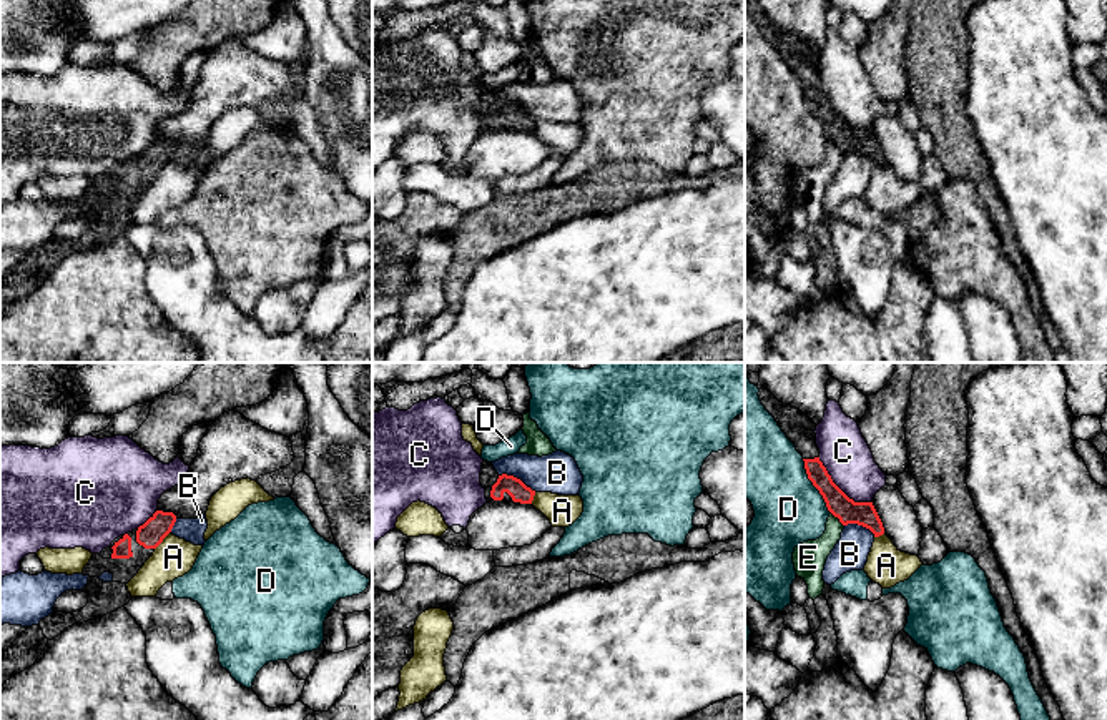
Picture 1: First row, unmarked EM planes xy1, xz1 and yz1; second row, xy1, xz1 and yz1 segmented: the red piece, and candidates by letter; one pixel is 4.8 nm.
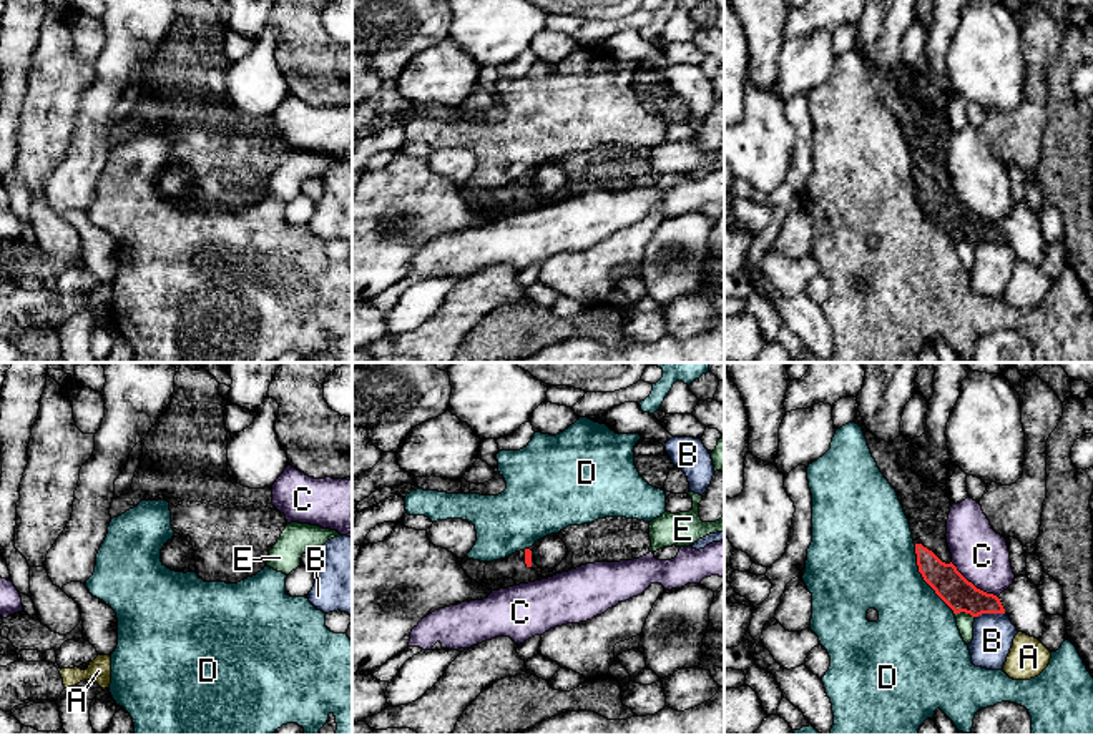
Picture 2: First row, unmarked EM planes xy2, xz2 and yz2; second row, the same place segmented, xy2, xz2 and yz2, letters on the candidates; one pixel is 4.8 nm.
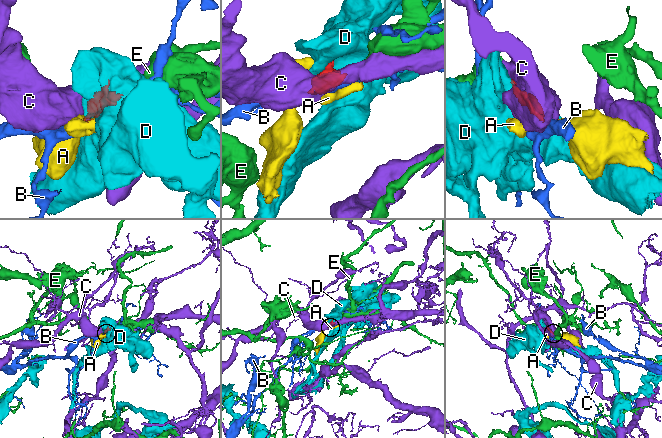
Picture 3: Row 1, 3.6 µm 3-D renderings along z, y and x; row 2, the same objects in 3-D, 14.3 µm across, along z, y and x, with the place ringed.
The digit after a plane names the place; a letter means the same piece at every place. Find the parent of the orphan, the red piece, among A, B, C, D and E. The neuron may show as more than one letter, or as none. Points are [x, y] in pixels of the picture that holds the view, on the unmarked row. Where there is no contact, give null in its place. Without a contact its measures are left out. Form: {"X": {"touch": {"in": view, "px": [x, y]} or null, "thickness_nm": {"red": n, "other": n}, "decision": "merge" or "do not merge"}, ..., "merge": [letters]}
{"A": {"touch": {"in": "xy1", "px": [162, 168]}, "thickness_nm": {"red": 120, "other": 190}, "decision": "do not merge"}, "B": {"touch": {"in": "xz1", "px": [516, 105]}, "thickness_nm": {"red": 90, "other": 200}, "decision": "do not merge"}, "C": {"touch": {"in": "yz1", "px": [840, 117]}, "thickness_nm": {"red": 120, "other": 240}, "decision": "do not merge"}, "D": {"touch": {"in": "yz2", "px": [924, 207]}, "thickness_nm": {"red": 160, "other": 420}, "decision": "do not merge"}, "E": {"touch": {"in": "yz2", "px": [965, 240]}, "thickness_nm": {"red": 160, "other": 80}, "decision": "do not merge"}, "merge": []}

